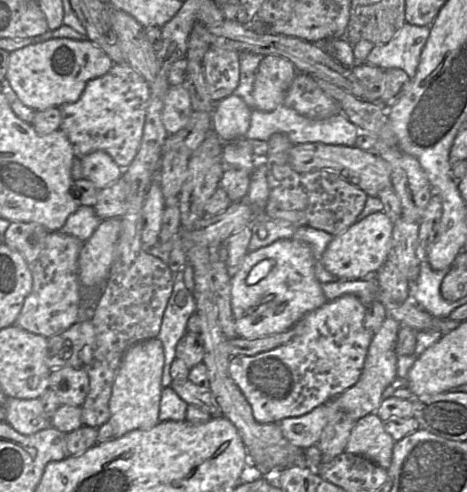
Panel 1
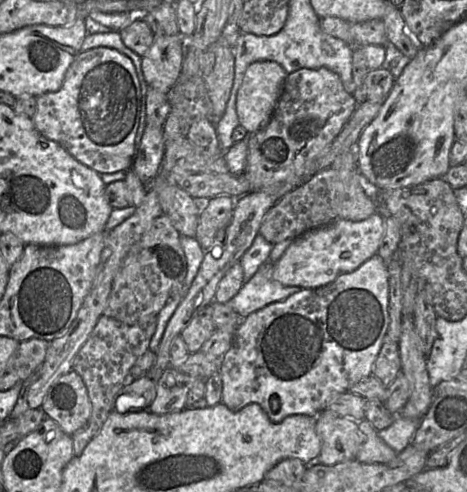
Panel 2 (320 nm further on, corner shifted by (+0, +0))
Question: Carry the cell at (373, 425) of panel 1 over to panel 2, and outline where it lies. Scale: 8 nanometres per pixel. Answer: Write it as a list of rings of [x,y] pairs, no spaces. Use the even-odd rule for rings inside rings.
[[[366,420],[358,422],[363,434],[363,443],[356,454],[355,460],[361,463],[385,463],[394,459],[397,453],[379,436],[378,431]]]

